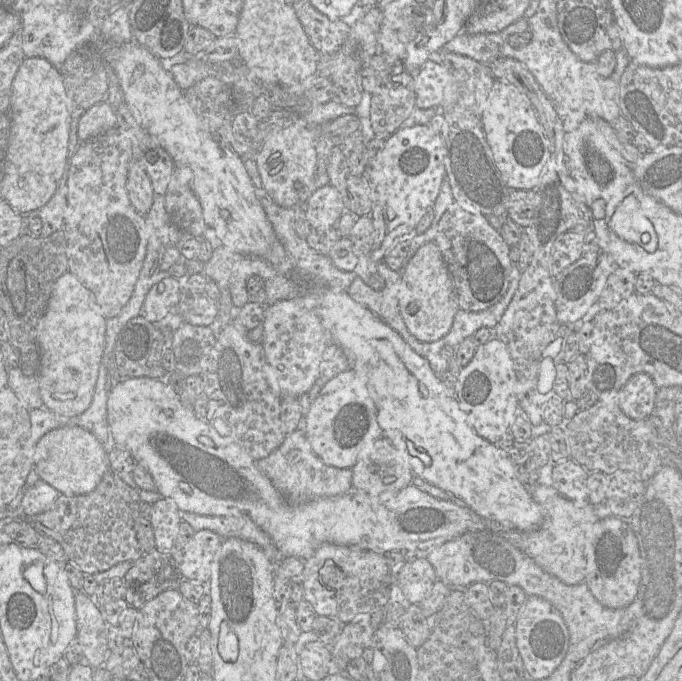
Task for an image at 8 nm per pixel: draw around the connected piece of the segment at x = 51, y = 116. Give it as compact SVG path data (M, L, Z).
M43 57L25 58L12 84L10 132L2 196L20 214L41 209L55 194L68 154L71 107L61 71Z

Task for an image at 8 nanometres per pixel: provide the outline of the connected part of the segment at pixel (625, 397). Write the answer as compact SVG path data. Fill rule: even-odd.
M646 373L631 377L618 395L621 410L633 420L644 420L655 412L658 388Z

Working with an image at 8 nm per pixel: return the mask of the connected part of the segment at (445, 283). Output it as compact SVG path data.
M435 242L423 244L405 270L399 270L399 310L409 332L419 341L434 342L450 331L459 309L452 277Z

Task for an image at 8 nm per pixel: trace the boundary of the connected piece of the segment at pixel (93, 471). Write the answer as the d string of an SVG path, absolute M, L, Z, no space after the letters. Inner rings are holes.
M73 426L51 430L37 442L34 468L40 480L56 489L60 495L77 496L92 492L110 467L108 454L99 440L90 431Z

